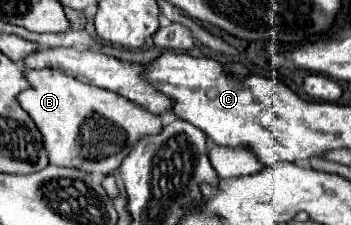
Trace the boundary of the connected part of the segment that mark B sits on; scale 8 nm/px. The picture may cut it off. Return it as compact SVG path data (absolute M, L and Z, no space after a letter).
M24 71L24 77L30 87L18 95L18 103L42 133L44 149L54 165L108 175L120 167L122 159L142 135L156 135L162 127L158 115L130 99L80 83L60 71Z

